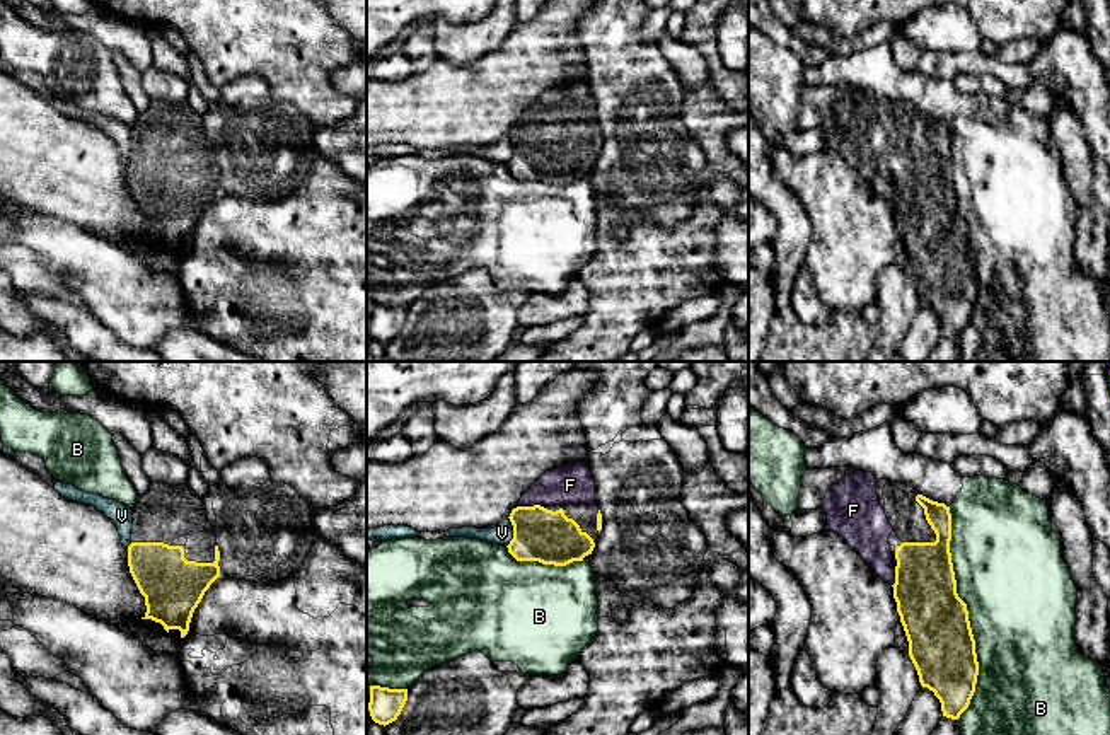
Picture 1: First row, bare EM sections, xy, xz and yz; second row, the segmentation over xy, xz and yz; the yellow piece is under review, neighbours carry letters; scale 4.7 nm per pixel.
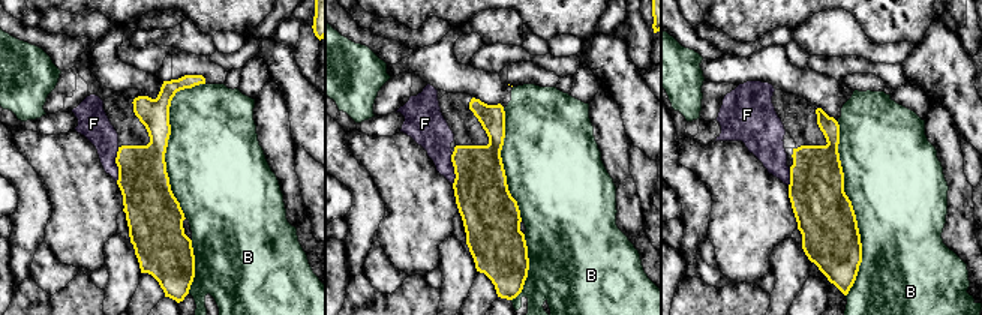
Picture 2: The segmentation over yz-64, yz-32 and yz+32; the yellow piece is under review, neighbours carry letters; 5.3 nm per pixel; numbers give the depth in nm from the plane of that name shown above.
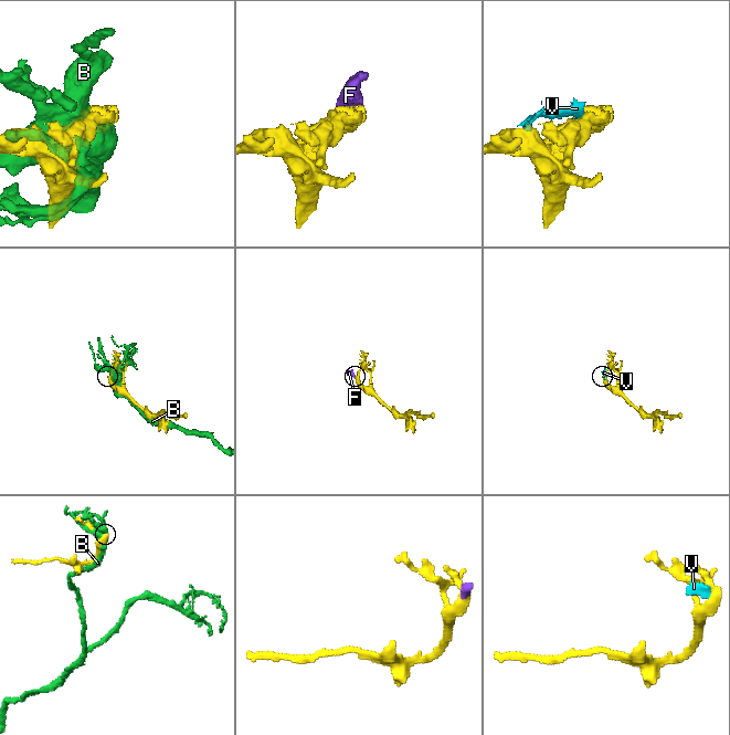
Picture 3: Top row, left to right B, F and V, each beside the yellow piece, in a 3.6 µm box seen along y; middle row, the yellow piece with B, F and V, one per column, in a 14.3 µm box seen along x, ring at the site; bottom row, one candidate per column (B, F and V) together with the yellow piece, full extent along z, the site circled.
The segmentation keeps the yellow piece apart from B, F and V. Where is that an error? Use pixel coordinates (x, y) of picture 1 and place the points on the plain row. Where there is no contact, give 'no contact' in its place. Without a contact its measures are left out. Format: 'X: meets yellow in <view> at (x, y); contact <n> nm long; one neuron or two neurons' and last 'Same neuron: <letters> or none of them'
B: meets yellow in yz at (967, 232); contact 1000 nm long; two neurons
F: meets yellow in xz at (531, 125); contact 100 nm long; one neuron
V: meets yellow in xz at (514, 150); contact 140 nm long; two neurons
Same neuron: F

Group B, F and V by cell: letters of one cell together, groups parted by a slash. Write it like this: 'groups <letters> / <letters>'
groups B / F / V

